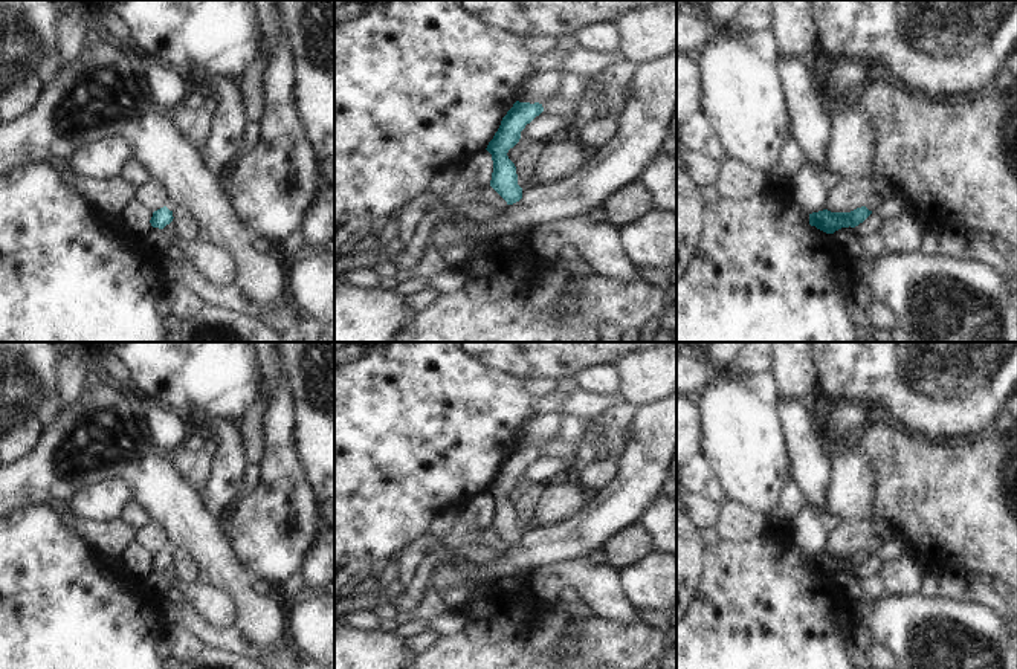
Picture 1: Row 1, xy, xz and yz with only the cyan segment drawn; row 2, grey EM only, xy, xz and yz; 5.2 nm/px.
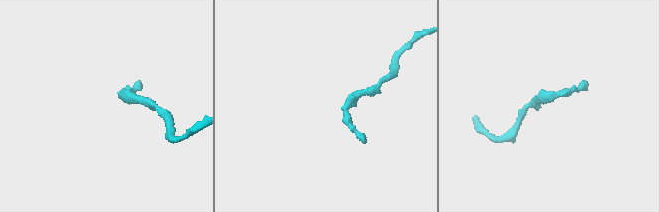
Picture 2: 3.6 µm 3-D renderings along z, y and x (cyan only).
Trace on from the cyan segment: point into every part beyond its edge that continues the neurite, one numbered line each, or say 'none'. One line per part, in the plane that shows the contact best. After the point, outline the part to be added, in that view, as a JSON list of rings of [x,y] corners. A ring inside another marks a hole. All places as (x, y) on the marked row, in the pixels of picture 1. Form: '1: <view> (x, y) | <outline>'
none

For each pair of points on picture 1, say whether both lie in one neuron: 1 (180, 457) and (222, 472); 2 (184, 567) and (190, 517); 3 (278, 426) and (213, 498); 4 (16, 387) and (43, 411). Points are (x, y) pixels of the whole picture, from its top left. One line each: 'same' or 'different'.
1: different
2: different
3: different
4: different

